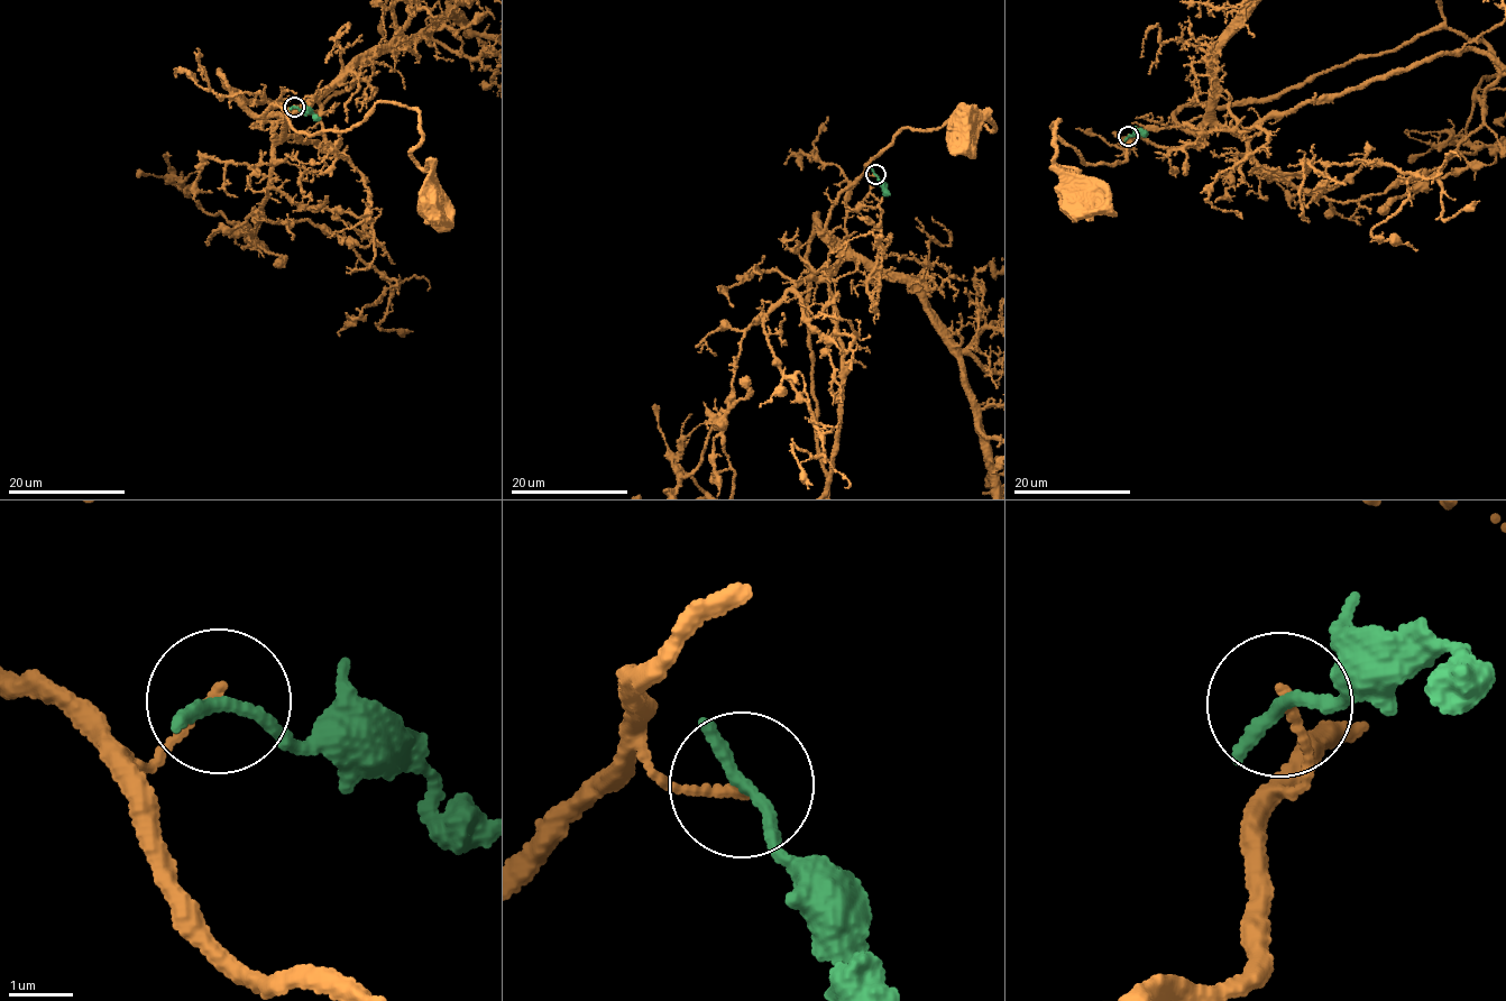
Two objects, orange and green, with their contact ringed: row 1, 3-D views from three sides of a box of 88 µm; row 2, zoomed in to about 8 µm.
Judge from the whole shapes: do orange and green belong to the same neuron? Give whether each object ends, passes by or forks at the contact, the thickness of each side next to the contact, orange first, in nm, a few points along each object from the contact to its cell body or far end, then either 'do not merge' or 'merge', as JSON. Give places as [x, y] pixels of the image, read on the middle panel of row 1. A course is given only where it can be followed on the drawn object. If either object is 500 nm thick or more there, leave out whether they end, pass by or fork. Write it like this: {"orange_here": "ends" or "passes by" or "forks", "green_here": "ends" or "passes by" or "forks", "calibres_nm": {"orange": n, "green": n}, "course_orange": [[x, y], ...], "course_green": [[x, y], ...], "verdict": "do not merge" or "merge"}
{"orange_here": "ends", "green_here": "ends", "calibres_nm": {"orange": 130, "green": 240}, "course_orange": [[874, 174], [864, 165], [901, 128], [970, 116], [994, 127], [976, 112], [970, 131], [983, 117], [962, 131]], "course_green": [[875, 174], [889, 194]], "verdict": "do not merge"}

